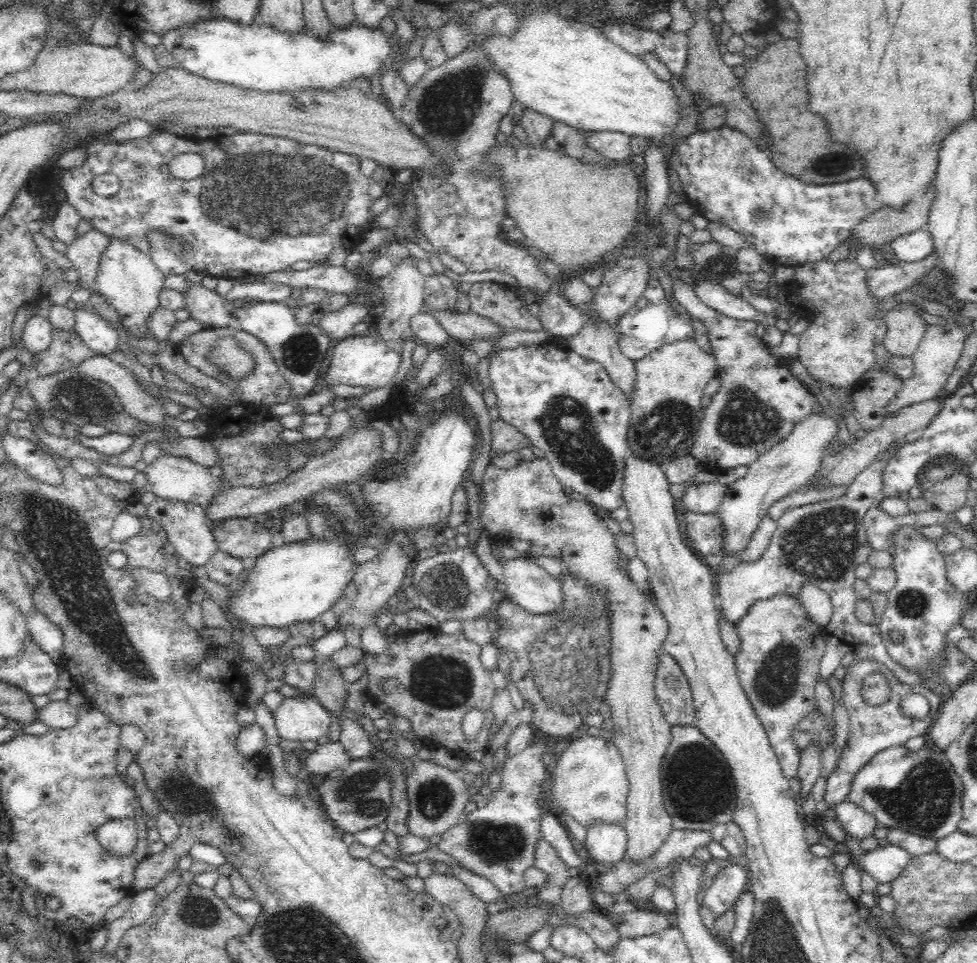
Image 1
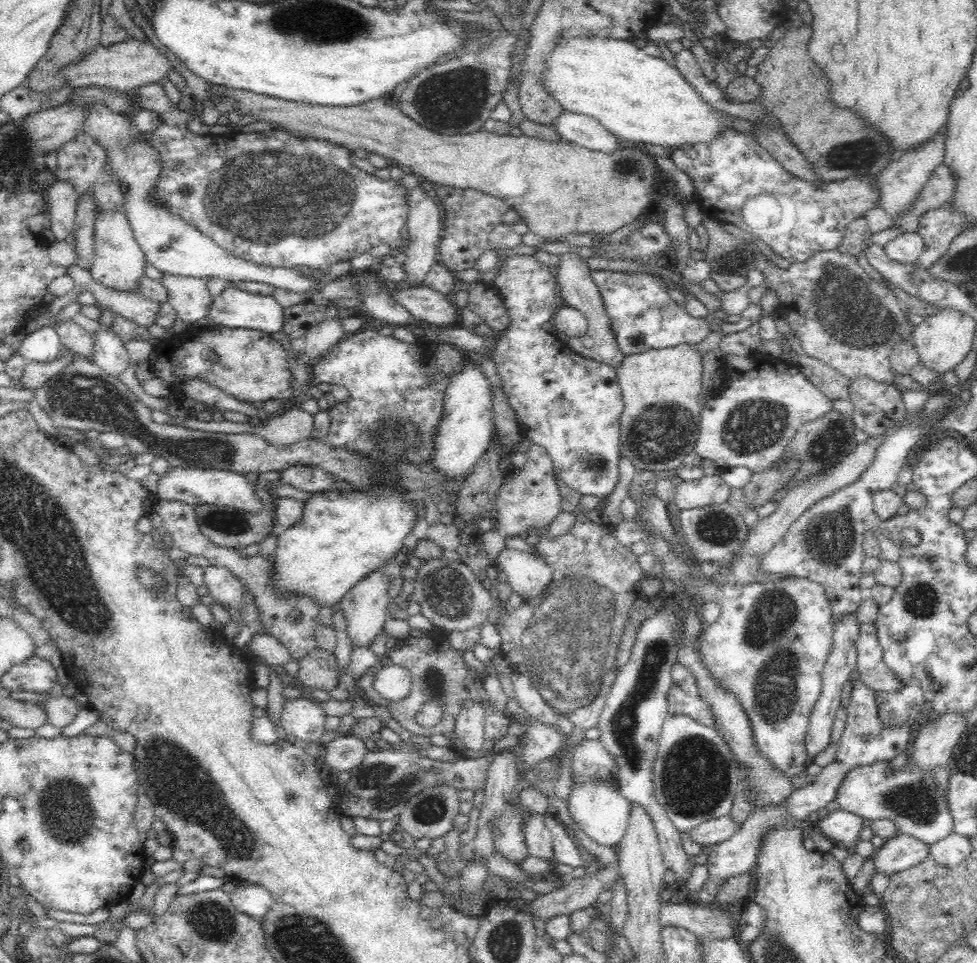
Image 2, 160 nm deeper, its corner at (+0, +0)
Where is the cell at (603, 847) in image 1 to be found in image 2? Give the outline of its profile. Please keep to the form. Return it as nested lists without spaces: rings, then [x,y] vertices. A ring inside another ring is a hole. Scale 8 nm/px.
[[[573,776],[571,791],[564,804],[580,830],[602,846],[618,846],[628,828],[632,804],[620,795],[617,782],[612,779],[576,781]]]

